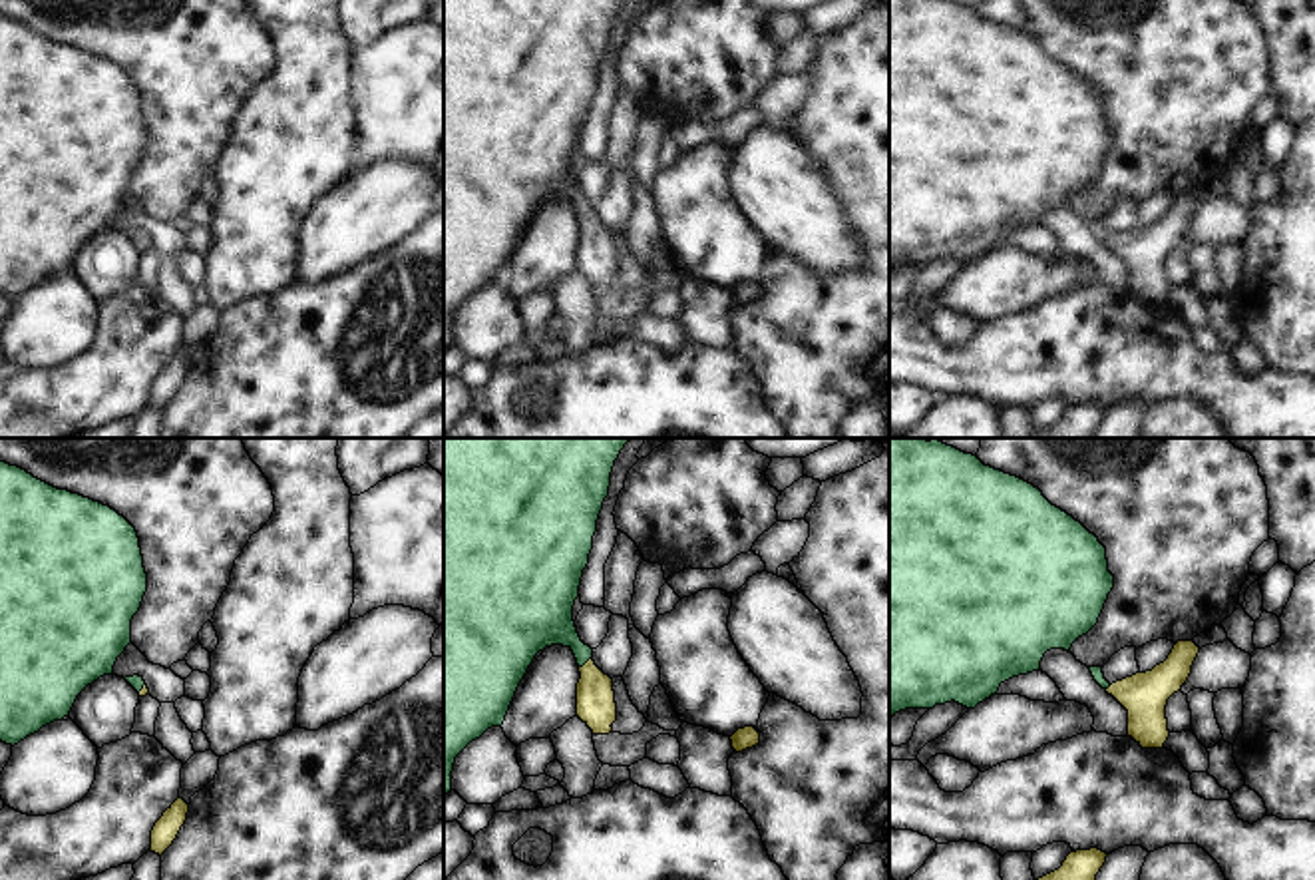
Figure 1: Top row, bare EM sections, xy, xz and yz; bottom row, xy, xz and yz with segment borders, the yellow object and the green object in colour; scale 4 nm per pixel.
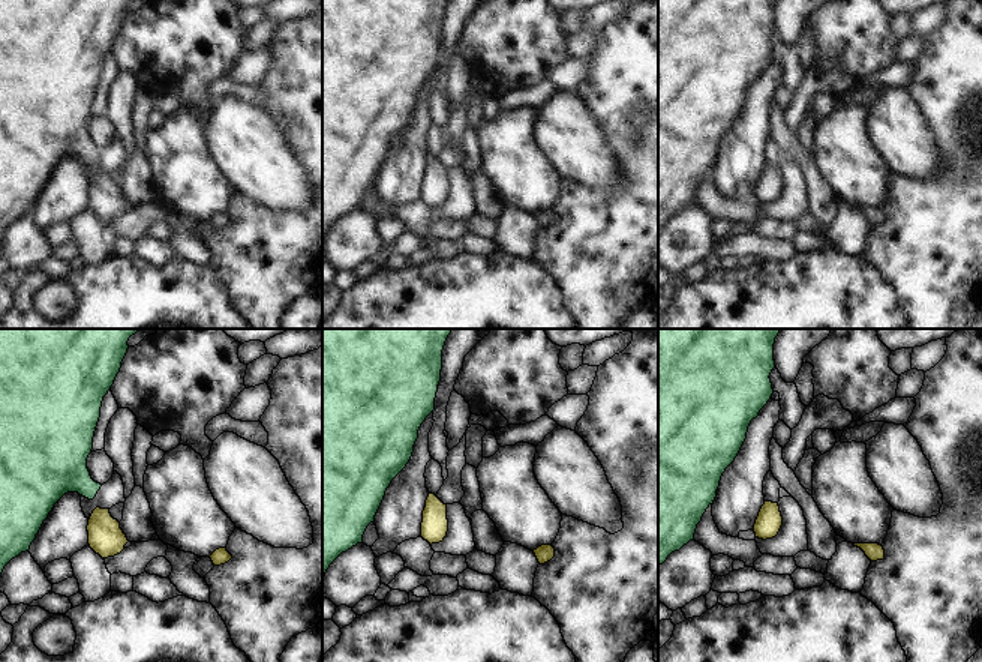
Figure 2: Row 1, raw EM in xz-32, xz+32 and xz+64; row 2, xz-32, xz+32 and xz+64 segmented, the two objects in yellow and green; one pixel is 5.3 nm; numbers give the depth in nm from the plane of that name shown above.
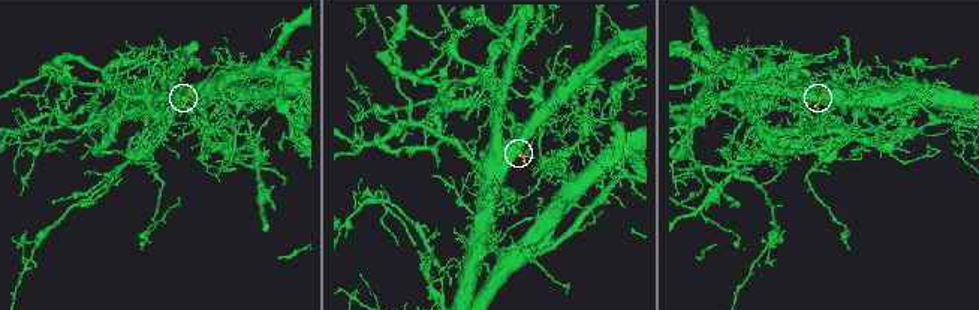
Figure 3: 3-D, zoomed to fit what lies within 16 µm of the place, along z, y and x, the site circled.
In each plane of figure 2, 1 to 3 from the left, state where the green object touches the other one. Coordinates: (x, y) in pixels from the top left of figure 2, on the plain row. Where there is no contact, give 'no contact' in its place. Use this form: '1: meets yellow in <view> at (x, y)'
1: no contact
2: no contact
3: no contact

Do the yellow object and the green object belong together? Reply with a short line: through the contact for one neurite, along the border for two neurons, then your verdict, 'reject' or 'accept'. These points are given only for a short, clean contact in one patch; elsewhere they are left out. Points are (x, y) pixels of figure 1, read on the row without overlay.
line xz (595, 253), (587, 216), (544, 172); accept

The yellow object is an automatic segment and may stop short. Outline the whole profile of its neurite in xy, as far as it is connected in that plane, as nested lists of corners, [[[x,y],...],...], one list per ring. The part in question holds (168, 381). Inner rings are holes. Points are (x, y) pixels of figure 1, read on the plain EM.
[[[177,352],[163,370],[155,376],[151,384],[151,406],[163,408],[173,394],[177,392],[181,380],[187,374],[189,358],[183,352]]]

